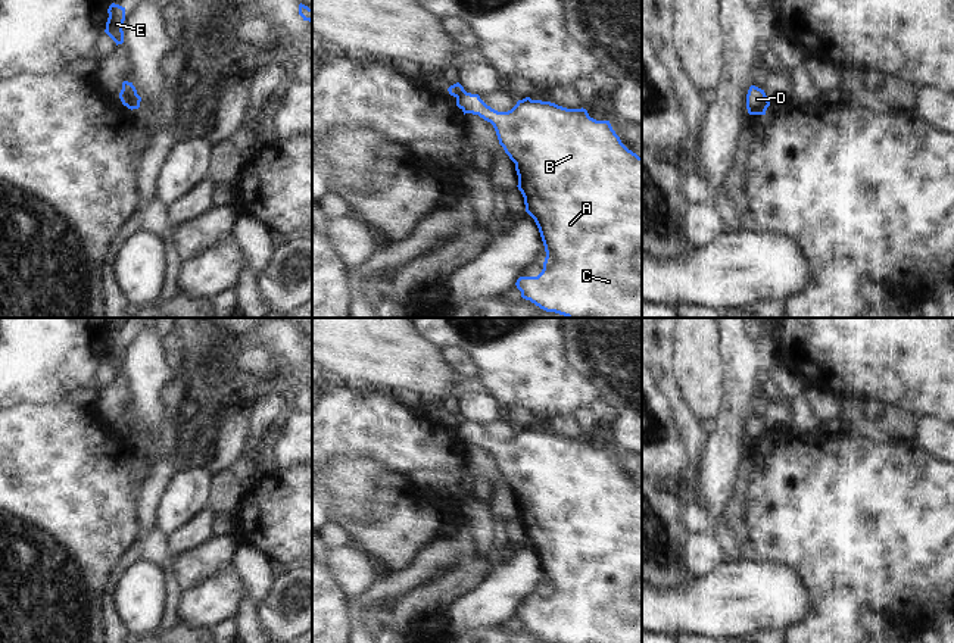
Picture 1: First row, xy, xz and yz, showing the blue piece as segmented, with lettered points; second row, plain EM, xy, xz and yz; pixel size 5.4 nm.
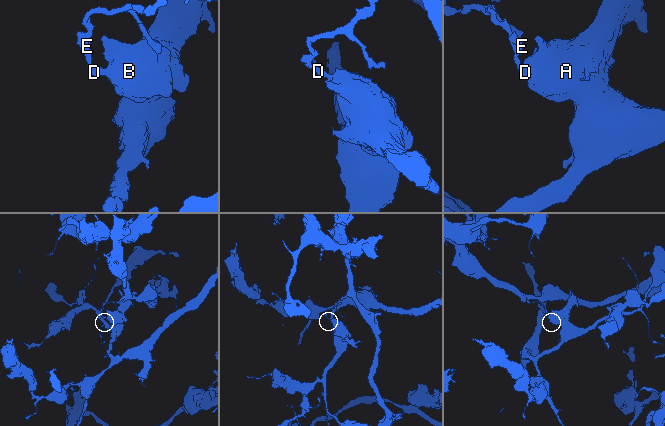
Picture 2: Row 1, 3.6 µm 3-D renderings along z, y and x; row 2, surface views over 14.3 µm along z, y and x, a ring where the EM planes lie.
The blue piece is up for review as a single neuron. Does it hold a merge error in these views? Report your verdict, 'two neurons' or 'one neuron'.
two neurons

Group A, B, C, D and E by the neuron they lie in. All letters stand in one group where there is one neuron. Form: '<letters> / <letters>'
A B C D / E

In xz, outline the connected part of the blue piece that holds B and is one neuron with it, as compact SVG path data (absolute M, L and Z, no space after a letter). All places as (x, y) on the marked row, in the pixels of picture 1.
M465 93L456 97L456 106L465 113L478 115L490 122L496 131L499 144L515 163L518 190L524 197L526 212L534 219L546 257L537 277L520 277L515 283L521 297L530 300L546 312L555 312L567 318L642 318L642 157L629 150L612 129L610 121L596 121L586 109L567 109L551 102L526 97L508 112L498 112L487 106L478 94Z

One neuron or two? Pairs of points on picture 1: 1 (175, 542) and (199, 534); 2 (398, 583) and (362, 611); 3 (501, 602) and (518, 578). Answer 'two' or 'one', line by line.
1: one
2: one
3: one

